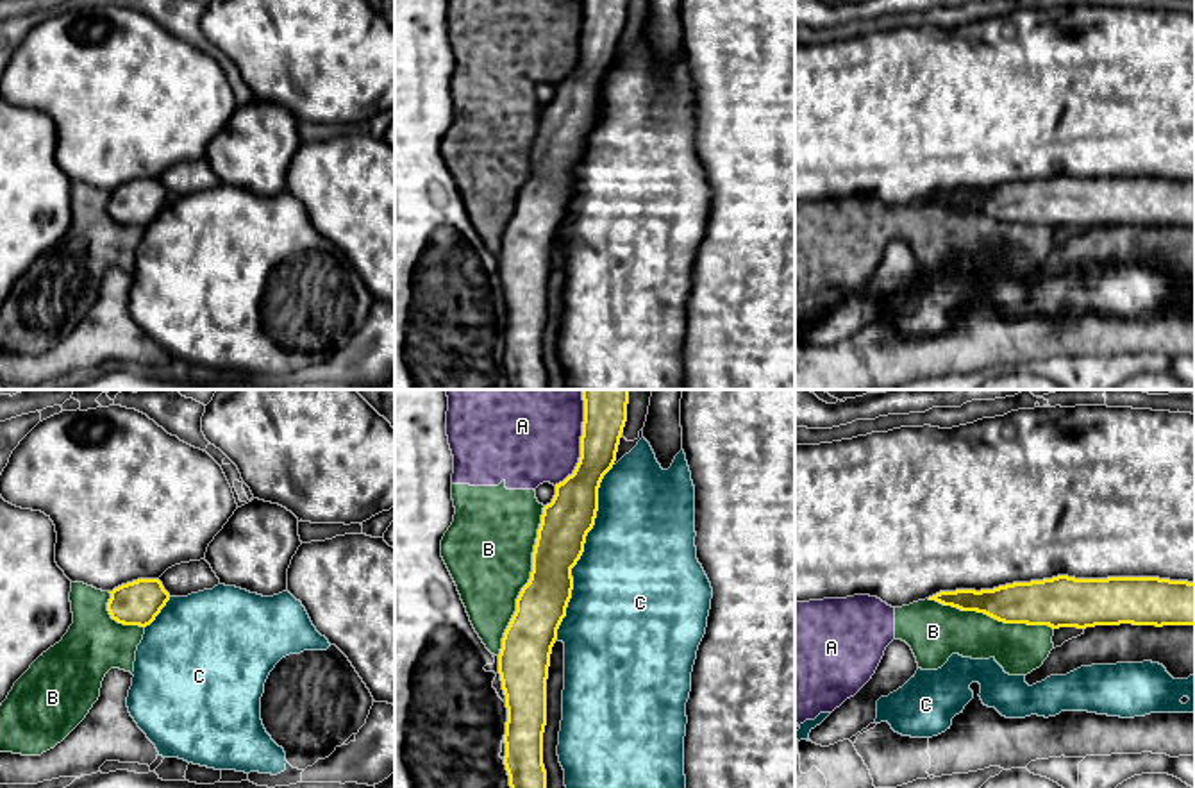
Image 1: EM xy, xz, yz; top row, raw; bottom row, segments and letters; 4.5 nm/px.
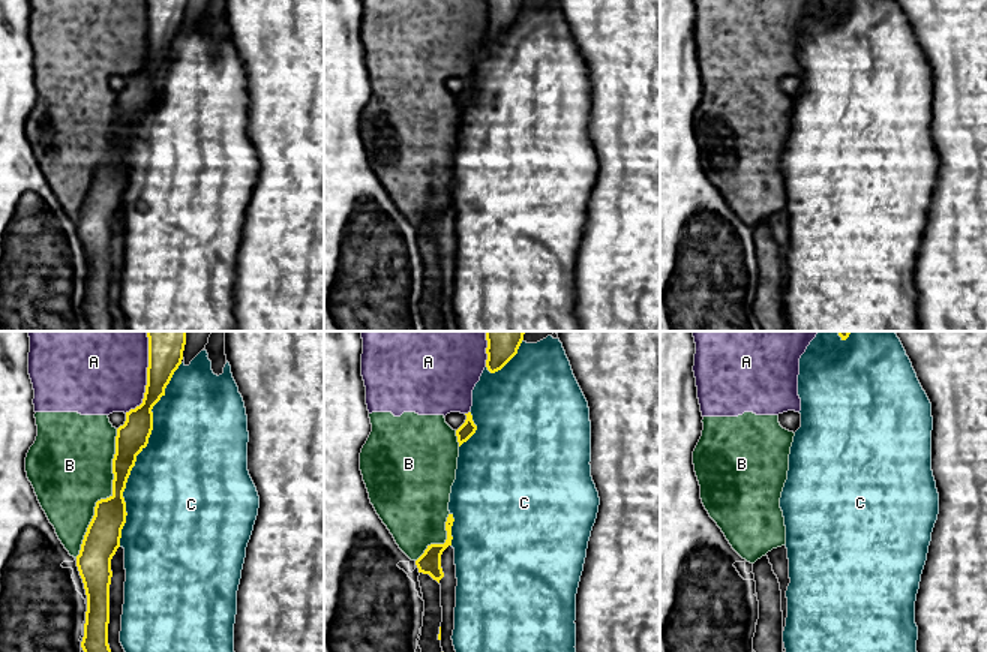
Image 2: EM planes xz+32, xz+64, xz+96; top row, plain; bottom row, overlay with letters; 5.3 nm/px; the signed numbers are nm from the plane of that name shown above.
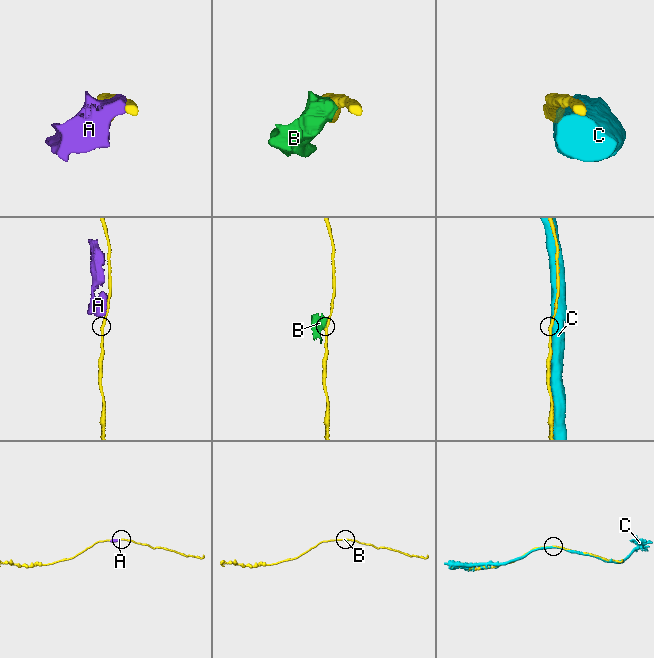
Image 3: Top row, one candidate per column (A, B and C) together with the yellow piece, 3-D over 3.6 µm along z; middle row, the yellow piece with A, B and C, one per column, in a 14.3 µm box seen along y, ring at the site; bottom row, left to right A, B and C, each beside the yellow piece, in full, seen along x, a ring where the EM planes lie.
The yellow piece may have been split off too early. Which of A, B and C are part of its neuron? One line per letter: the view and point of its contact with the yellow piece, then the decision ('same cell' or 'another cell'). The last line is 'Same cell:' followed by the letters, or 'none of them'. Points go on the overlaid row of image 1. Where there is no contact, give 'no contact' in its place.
A: xz (581, 440) | another cell
B: xz (529, 581) | another cell
C: xz (583, 551) | another cell
Same cell: none of them

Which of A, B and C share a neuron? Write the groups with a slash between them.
A B / C

